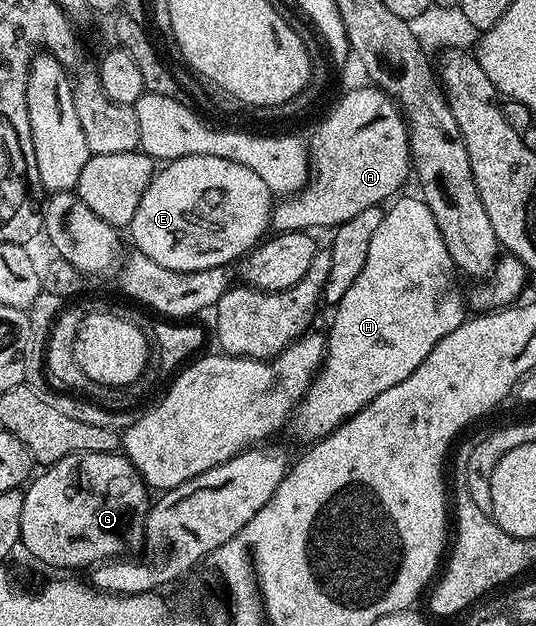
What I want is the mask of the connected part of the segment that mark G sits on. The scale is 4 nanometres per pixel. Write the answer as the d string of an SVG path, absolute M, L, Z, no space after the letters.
M123 453L71 454L39 472L41 474L37 473L24 490L19 541L19 545L25 546L38 561L57 566L60 572L76 572L72 570L80 570L83 566L95 568L102 562L116 560L141 549L144 519L150 509L150 490Z

